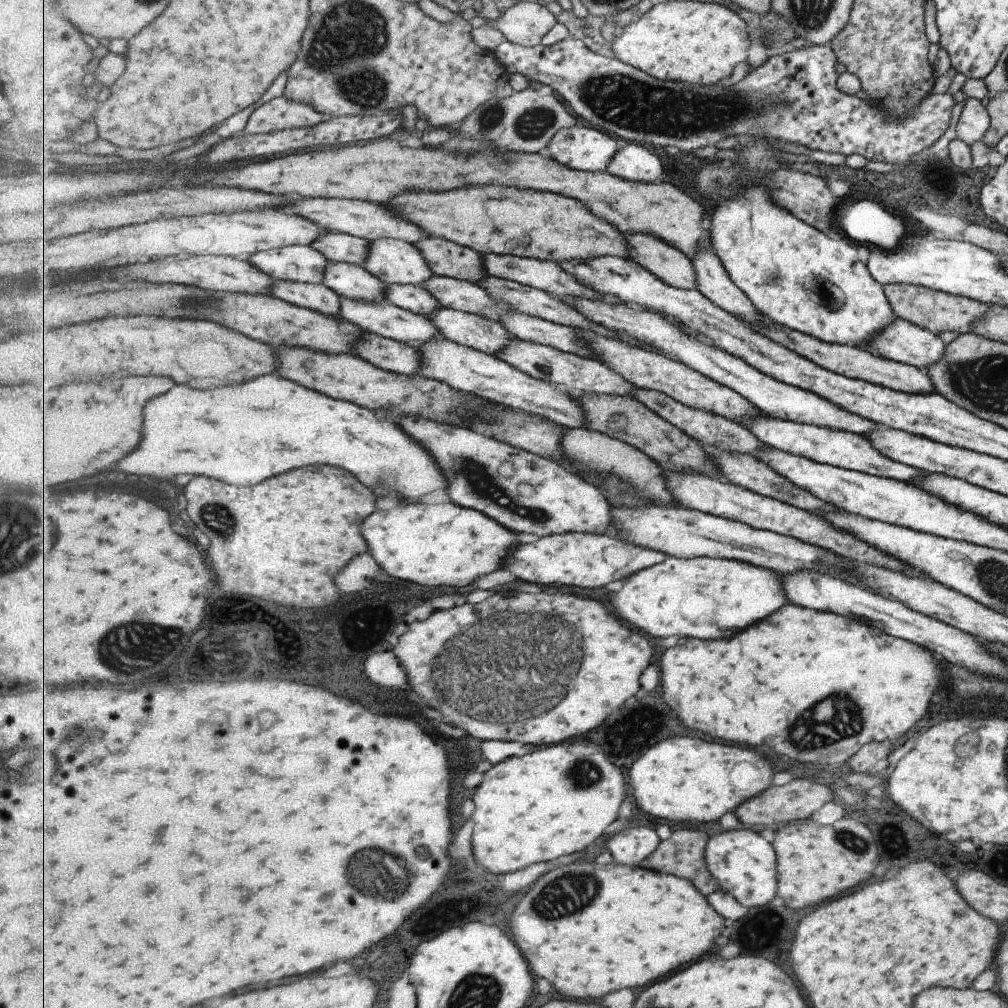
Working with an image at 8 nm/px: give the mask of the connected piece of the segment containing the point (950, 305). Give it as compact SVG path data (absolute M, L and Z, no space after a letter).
M885 284L882 289L894 315L936 335L945 330L957 334L968 333L971 330L971 324L979 320L989 308L989 305L970 298L911 284Z

